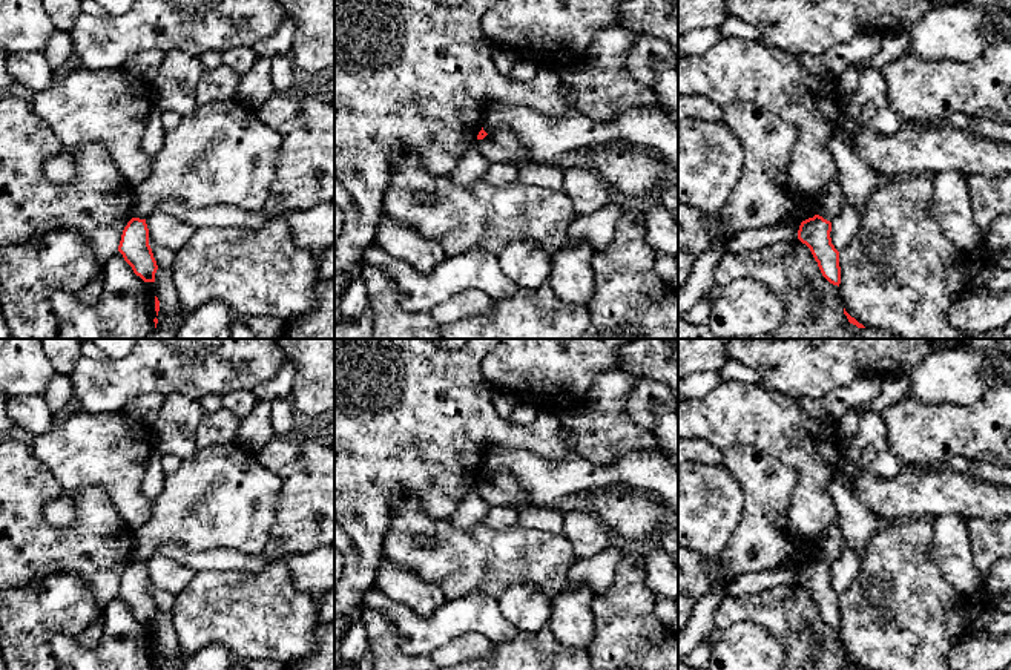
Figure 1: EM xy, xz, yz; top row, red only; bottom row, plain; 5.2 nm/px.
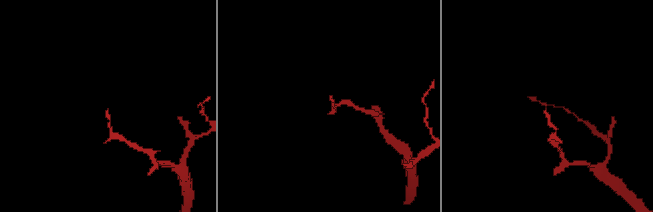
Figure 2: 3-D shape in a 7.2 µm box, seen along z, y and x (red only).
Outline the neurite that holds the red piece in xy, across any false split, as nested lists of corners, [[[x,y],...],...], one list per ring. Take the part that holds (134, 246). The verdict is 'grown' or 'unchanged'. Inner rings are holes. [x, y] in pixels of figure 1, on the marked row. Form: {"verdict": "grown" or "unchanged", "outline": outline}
{"verdict": "unchanged", "outline": [[[132,218],[127,222],[121,235],[118,251],[137,276],[144,282],[155,282],[158,265],[149,245],[146,219]]]}

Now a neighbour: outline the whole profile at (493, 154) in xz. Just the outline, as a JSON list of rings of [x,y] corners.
[[[489,135],[483,140],[477,140],[474,146],[485,156],[488,164],[509,164],[517,169],[523,159],[532,159],[532,153],[528,147],[522,150],[520,158],[514,158],[508,150],[494,144]]]

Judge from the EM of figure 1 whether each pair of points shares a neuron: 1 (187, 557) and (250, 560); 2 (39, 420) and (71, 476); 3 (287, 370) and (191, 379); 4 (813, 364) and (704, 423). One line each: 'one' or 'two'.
1: one
2: two
3: two
4: two

